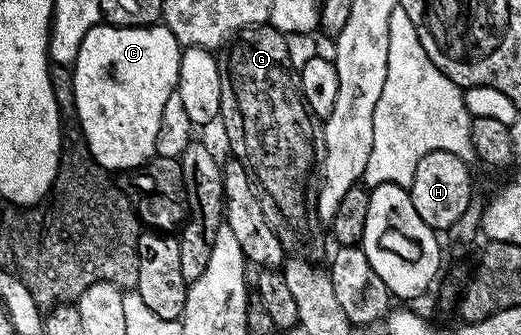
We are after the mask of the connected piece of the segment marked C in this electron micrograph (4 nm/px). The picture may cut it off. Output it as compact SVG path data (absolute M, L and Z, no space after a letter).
M98 23L80 42L80 54L72 65L76 110L84 138L100 166L114 174L141 169L156 153L160 118L168 98L178 86L182 48L172 30L165 26L120 28L117 24Z

